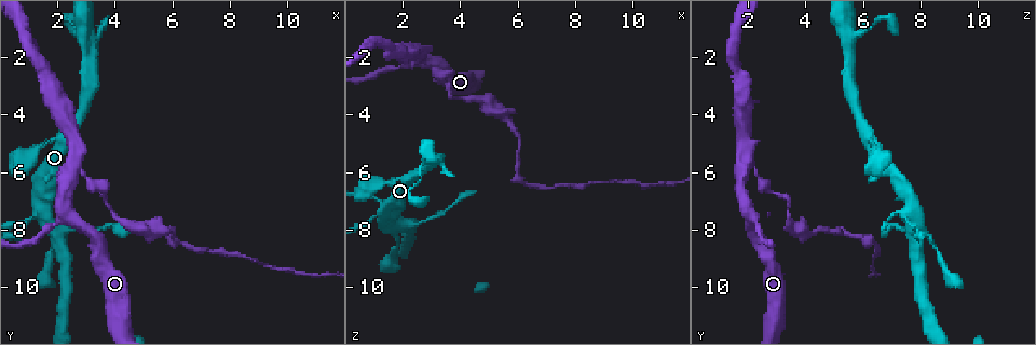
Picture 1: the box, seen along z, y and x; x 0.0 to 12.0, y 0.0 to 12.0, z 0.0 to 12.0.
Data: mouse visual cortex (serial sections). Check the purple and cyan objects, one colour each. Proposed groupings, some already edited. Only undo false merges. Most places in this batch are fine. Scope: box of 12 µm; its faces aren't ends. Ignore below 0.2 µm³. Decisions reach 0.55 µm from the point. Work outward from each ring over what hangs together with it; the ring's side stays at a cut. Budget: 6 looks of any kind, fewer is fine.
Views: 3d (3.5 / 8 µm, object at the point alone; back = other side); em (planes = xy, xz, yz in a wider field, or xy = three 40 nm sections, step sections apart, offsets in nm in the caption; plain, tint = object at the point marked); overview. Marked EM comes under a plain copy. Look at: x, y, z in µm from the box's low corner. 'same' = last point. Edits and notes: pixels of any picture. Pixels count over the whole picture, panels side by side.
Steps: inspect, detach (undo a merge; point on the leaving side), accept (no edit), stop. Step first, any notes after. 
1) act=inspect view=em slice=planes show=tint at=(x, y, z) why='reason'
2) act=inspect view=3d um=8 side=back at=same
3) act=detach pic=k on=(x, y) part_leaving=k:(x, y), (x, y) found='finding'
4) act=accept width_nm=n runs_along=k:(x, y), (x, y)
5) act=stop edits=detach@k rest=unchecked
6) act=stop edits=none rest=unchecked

act=inspect view=3d um=3.5 at=(2.4, 7.5, 2.2)

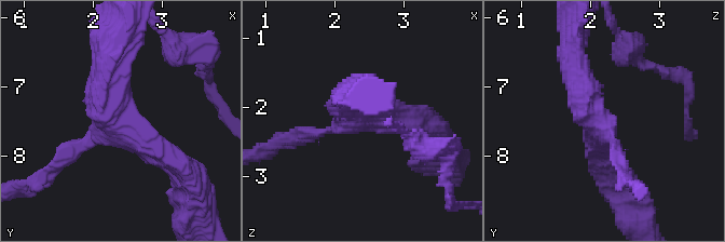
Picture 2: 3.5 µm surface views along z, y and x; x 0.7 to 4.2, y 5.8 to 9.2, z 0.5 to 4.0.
act=inspect view=em slice=xy step=2 show=tint at=(2.35, 7.55, 2.10) arms=3 arm_widths_nm=150,300,400

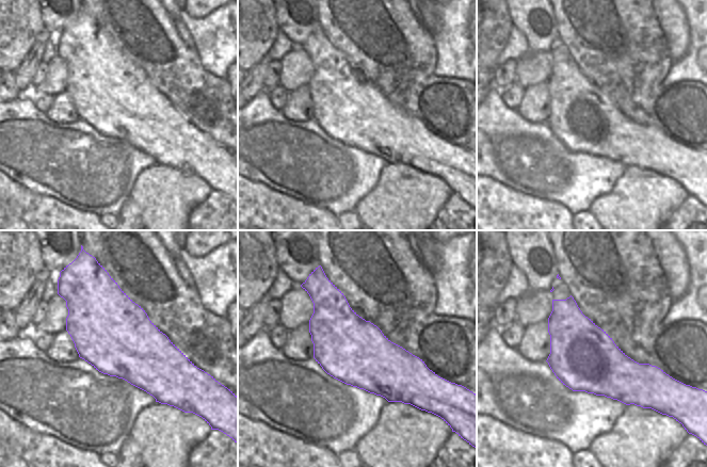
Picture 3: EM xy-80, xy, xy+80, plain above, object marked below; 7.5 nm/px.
act=accept found='one cell here'

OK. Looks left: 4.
act=inspect view=3d um=8 at=(1.3, 7.4, 7.3) why='looks like a crossing'

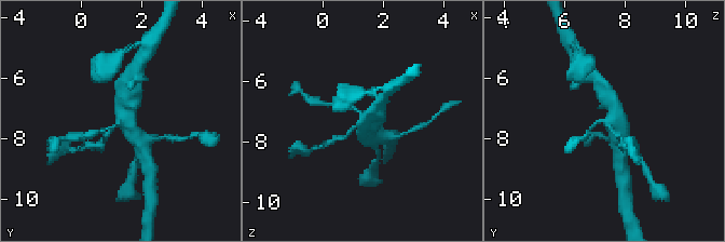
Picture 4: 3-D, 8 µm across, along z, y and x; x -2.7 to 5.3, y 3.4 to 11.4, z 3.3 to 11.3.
act=inspect view=3d um=3.5 at=(1.3, 7.4, 7.4) why='zoom in'

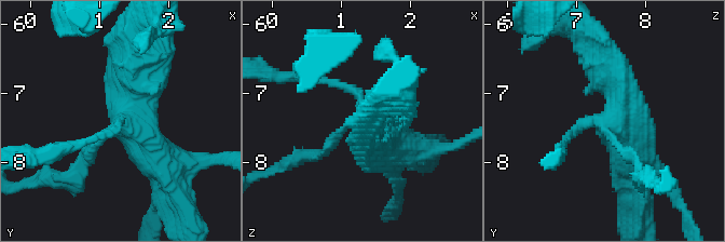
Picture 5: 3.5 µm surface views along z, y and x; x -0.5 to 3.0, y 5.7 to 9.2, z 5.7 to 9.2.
act=accept runs_along=5:(135, 85), (132, 122), (185, 211) found='all the same cell'

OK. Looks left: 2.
act=inspect view=3d um=3.5 at=(2.6, 5.7, 1.8) why='thin arm on a thick one'

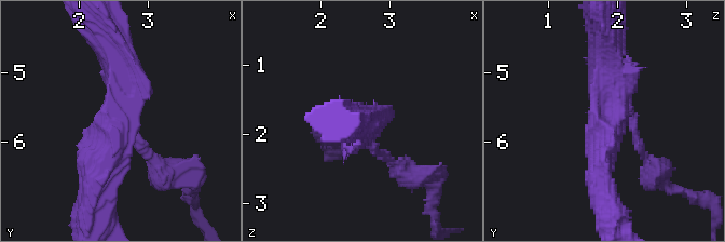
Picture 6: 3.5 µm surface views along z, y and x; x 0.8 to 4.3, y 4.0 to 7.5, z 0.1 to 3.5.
act=inspect view=em slice=xy step=2 show=tint at=(2.60, 5.70, 1.90) why='now the EM'

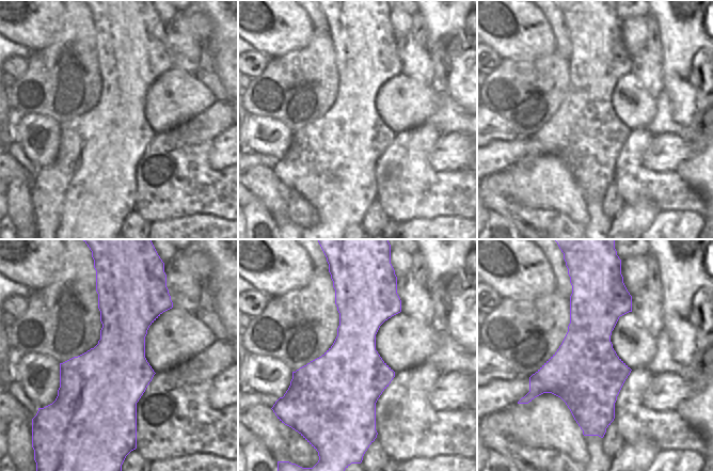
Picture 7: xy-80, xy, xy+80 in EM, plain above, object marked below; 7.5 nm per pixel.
act=detach pic=6 on=(146, 149) found='a second cell is stuck on'

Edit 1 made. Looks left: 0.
act=stop edits=detach@6 rest=unchecked

